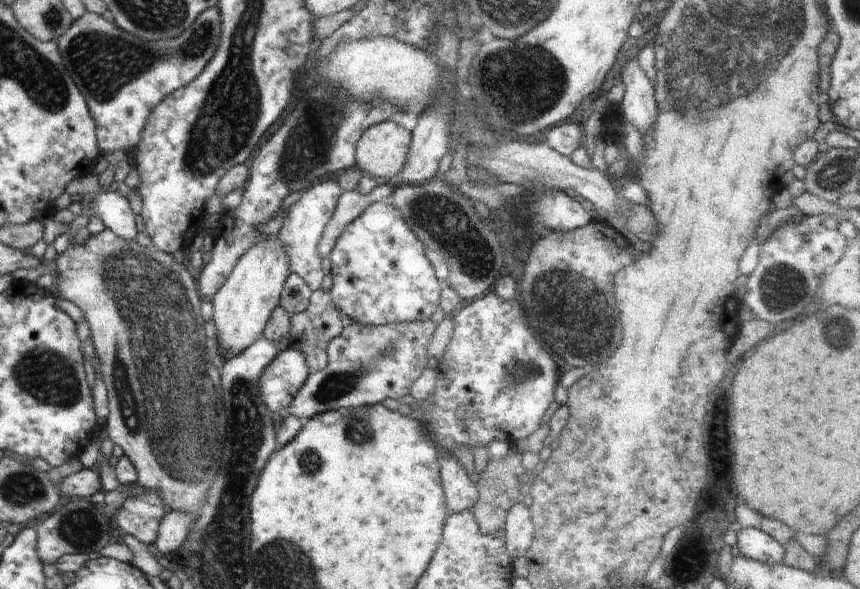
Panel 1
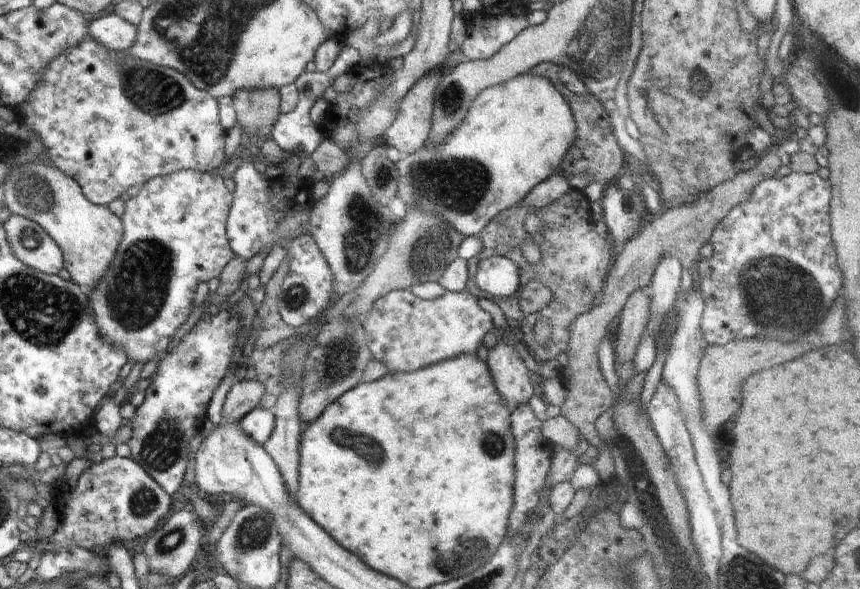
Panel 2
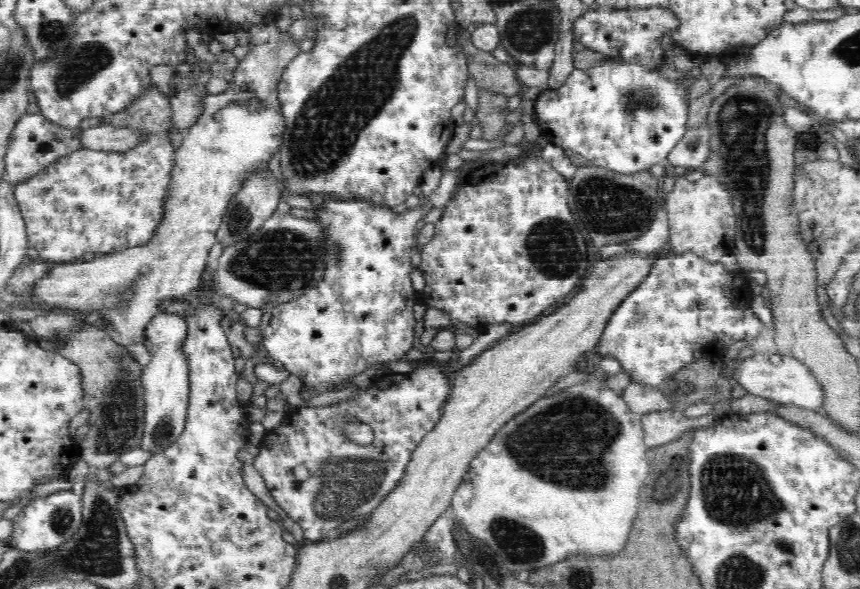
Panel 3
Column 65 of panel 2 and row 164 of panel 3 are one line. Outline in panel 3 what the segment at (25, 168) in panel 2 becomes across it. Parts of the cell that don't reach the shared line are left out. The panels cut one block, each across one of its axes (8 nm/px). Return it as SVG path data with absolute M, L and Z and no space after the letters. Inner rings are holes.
M268 19L266 24L253 24L249 32L250 52L238 60L228 88L217 95L204 96L200 118L196 118L195 124L190 126L175 150L174 168L171 169L167 196L163 200L163 219L151 234L150 240L115 253L100 254L100 258L90 262L55 263L50 272L36 284L36 299L31 306L44 304L51 308L60 306L60 309L78 310L78 313L104 314L106 334L143 366L151 357L151 351L145 347L148 323L156 314L160 314L162 302L188 294L202 284L208 254L217 242L216 233L232 196L240 190L250 173L263 171L262 168L268 166L270 156L276 154L278 144L282 144L285 124L284 117L281 120L277 86L286 66L300 54L301 49L290 36L288 28L275 20Z

